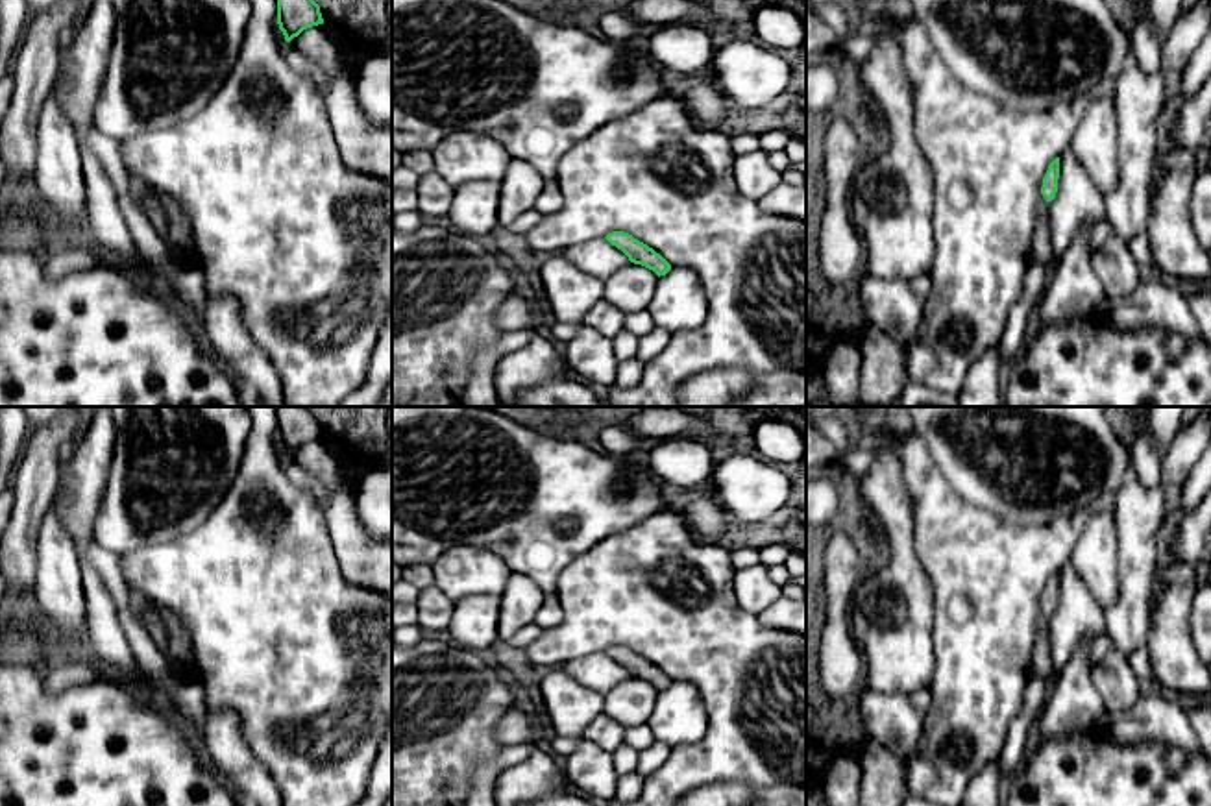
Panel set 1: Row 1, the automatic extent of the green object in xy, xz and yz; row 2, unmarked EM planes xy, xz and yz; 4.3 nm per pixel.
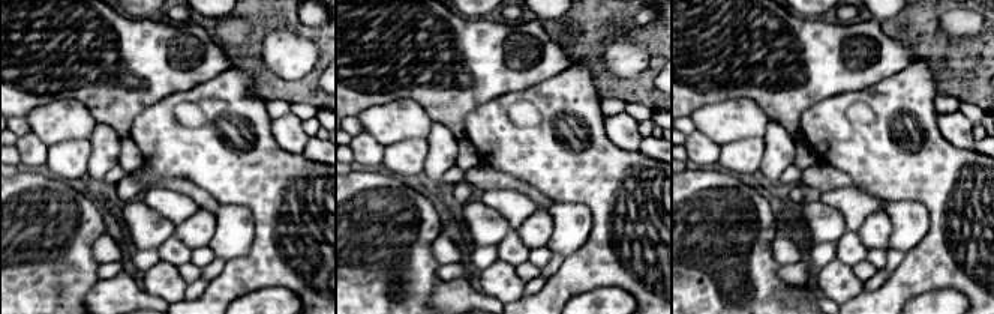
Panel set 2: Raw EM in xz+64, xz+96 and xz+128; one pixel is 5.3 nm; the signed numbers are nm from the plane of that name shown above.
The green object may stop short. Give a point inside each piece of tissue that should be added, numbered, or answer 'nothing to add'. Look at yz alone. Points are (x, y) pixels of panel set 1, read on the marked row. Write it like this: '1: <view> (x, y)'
1: yz (1041, 252)

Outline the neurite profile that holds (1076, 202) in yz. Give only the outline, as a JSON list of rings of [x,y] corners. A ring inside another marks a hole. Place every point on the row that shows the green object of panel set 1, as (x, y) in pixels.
[[[1067,148],[1059,155],[1058,192],[1048,205],[1052,263],[1058,264],[1083,224],[1096,224],[1102,218],[1106,218],[1104,196]]]

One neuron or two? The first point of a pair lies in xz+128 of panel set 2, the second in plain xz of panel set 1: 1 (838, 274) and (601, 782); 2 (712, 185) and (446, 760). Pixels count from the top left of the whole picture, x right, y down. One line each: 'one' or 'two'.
1: one
2: one

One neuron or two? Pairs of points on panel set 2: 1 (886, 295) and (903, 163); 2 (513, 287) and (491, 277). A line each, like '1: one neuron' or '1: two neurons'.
1: one neuron
2: one neuron

